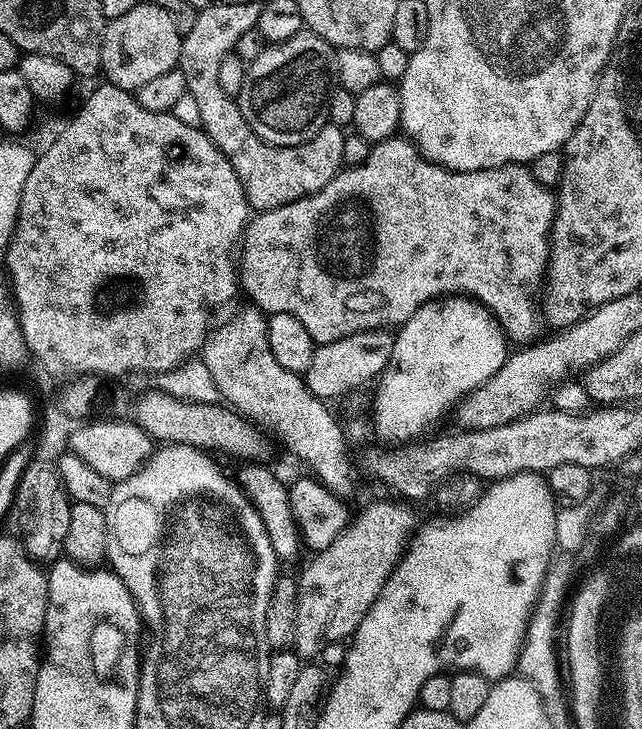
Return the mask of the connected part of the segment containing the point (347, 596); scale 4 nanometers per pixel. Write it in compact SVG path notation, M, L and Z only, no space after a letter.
M392 500L368 504L357 516L353 515L342 534L326 550L315 553L301 570L296 580L298 618L294 651L297 656L316 658L328 643L347 641L404 557L418 523L407 503Z

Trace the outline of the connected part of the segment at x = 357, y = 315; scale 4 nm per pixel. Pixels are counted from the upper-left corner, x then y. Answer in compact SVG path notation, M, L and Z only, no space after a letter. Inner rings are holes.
M389 138L383 142L377 143L373 147L372 153L367 156L364 161L360 164L353 164L351 166L344 166L340 169L337 175L332 181L326 183L326 186L312 196L306 196L301 198L301 200L291 201L288 204L277 204L276 209L278 209L278 214L274 218L278 220L286 220L290 222L292 226L294 224L304 224L306 228L304 230L312 230L312 240L308 240L308 244L242 244L242 251L238 256L238 284L244 292L249 296L251 303L255 305L257 309L265 314L290 314L294 318L298 318L298 322L302 322L302 326L306 326L306 330L310 333L310 338L317 344L317 346L325 344L326 342L338 342L340 338L350 338L351 335L358 334L359 332L375 332L377 330L396 330L399 329L401 324L405 324L411 315L414 314L416 310L424 303L428 303L431 300L438 300L445 297L451 296L465 296L476 300L477 303L489 309L492 312L492 316L500 324L501 330L504 335L508 337L509 341L516 346L527 346L537 339L541 335L540 332L540 300L542 304L542 293L546 288L546 277L550 272L550 257L552 254L552 223L556 221L556 196L554 195L553 189L547 188L539 184L532 176L531 171L527 167L521 166L519 164L507 164L506 166L498 166L497 168L491 168L490 170L474 170L473 172L455 172L453 169L446 169L441 165L430 162L425 159L423 153L421 153L412 140L408 138ZM396 234L436 234L436 260L418 260L414 256L410 256L412 252L400 252L396 250Z

